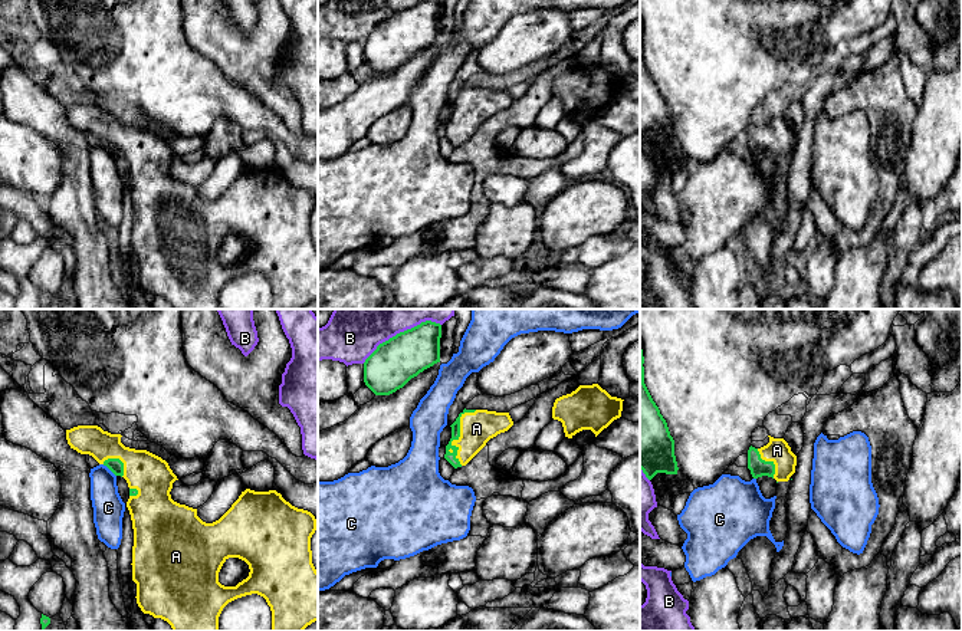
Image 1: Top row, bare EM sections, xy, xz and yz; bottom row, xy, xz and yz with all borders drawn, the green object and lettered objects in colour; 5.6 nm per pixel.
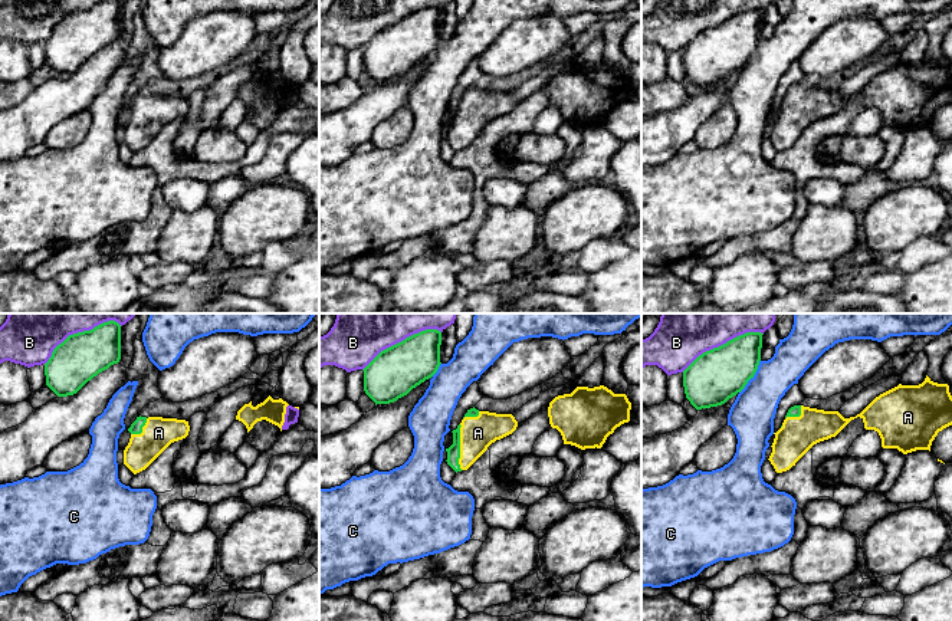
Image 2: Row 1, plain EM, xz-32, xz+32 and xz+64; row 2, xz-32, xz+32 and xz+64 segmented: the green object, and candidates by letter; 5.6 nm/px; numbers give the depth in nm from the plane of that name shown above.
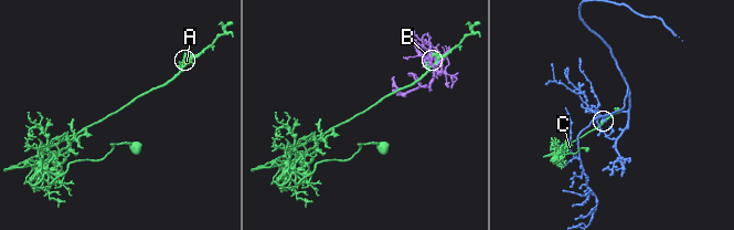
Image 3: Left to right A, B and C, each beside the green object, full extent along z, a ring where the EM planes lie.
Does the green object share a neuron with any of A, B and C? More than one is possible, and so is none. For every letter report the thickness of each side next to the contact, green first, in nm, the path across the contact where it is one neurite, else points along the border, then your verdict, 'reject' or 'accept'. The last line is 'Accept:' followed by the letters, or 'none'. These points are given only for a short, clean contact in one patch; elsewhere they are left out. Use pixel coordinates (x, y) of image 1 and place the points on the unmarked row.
A: 60 nm thick on the green side, 190 nm on the other; accept
B: 260 nm thick on the green side, 240 nm on the other; reject
C: 80 nm thick on the green side, 180 nm on the other; reject
Accept: A

